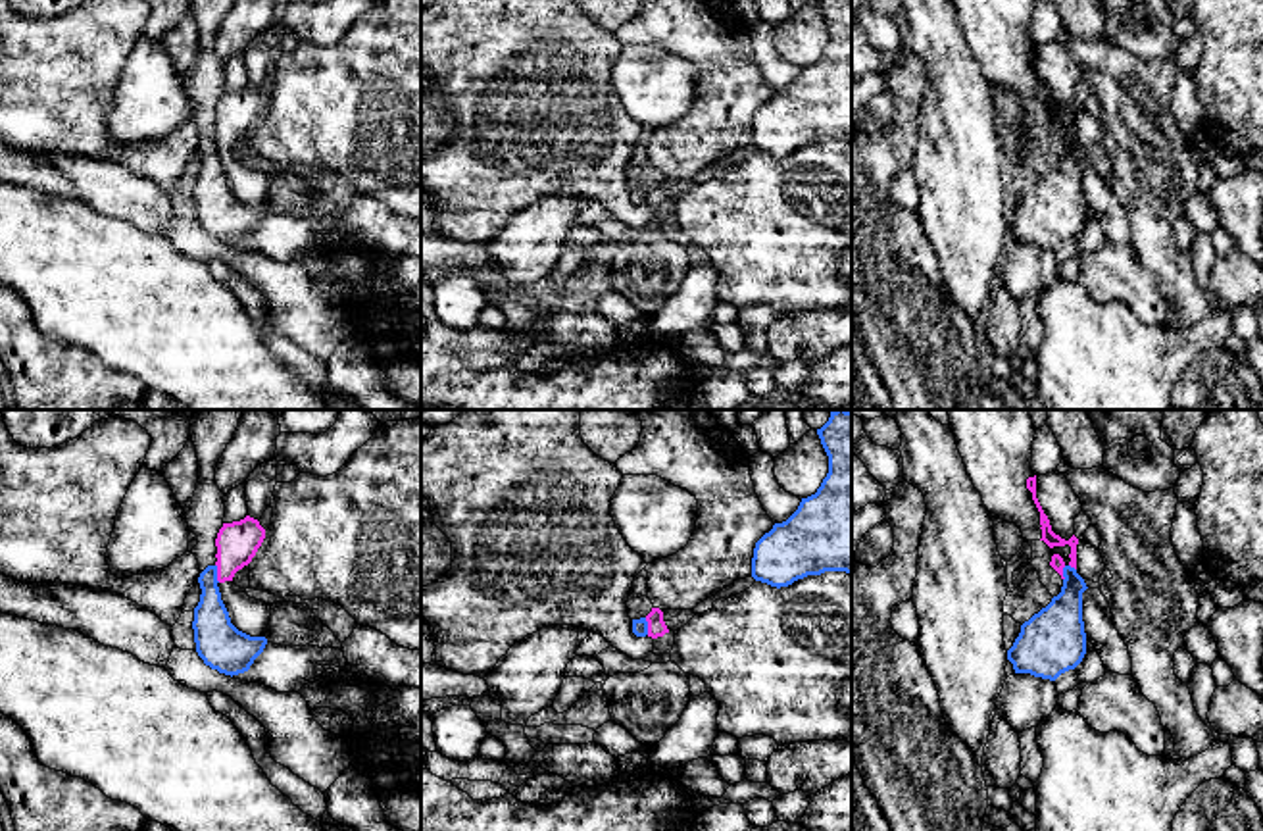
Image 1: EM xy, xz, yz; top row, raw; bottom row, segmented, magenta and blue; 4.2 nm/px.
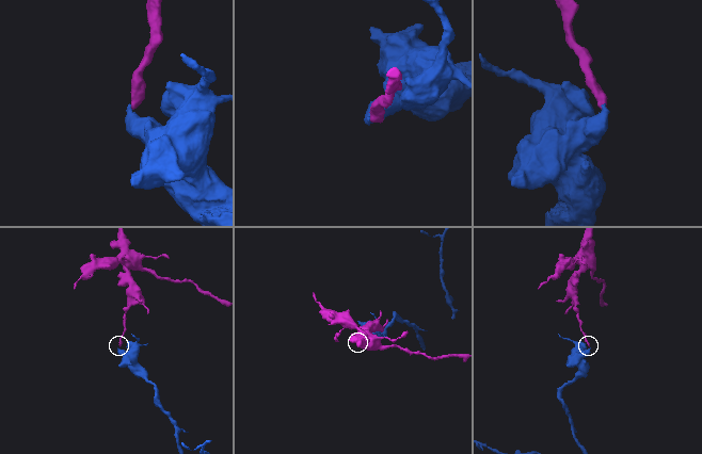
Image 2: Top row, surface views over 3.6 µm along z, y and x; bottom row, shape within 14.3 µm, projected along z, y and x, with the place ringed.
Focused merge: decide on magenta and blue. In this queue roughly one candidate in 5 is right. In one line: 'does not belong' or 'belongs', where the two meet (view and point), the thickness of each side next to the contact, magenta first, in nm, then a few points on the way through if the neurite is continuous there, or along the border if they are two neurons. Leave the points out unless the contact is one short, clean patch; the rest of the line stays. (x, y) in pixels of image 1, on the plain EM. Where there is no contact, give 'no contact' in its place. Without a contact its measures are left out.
does not belong; meets magenta in xy at (218, 143); 180 nm thick on the magenta side, 170 nm on the other; border along xy (216, 133), (216, 147), (220, 151)

